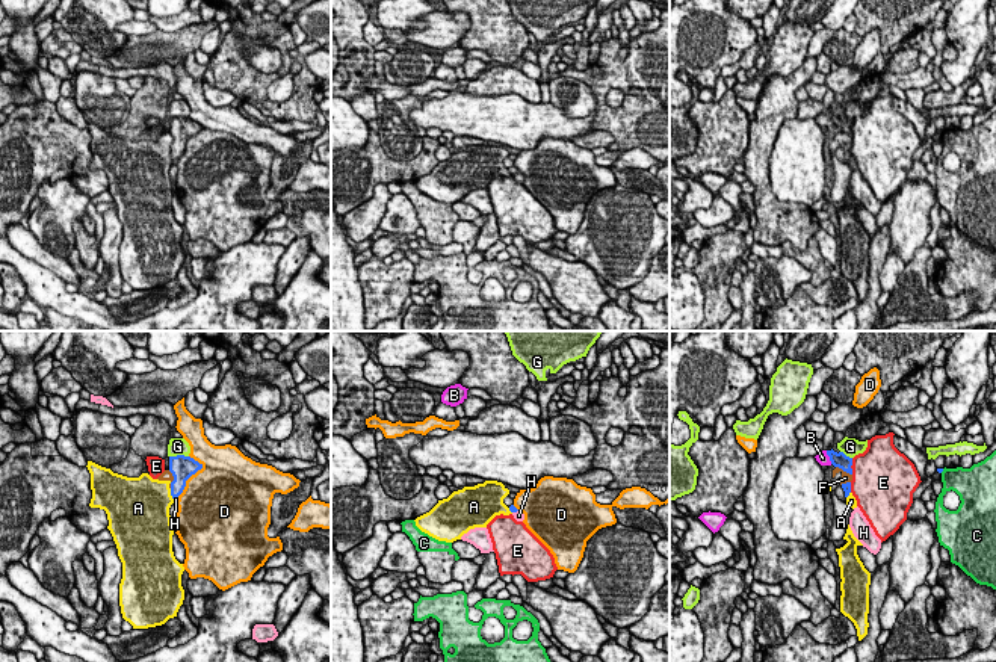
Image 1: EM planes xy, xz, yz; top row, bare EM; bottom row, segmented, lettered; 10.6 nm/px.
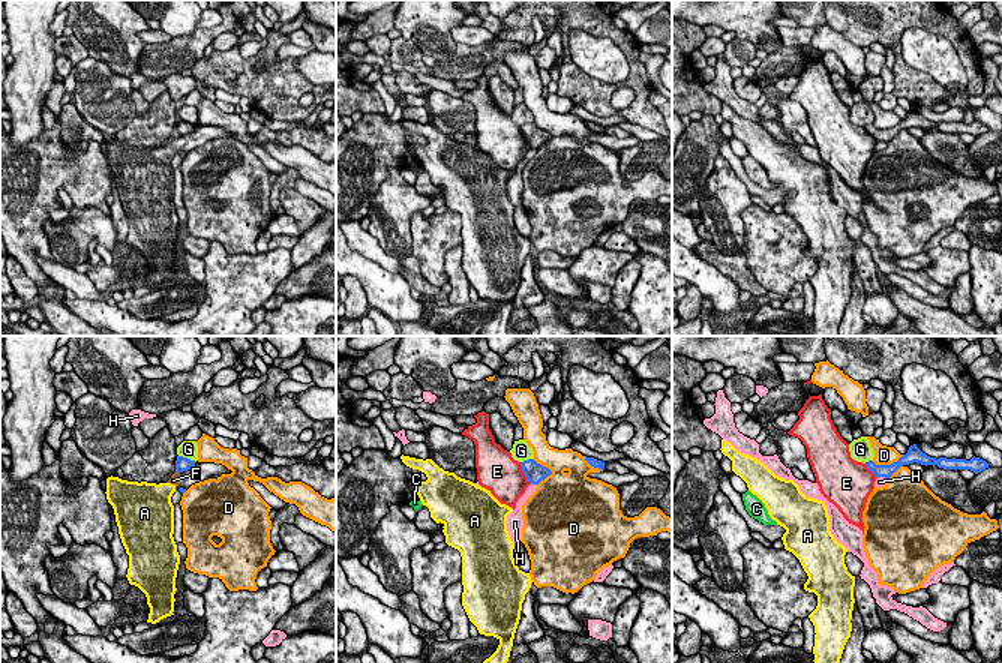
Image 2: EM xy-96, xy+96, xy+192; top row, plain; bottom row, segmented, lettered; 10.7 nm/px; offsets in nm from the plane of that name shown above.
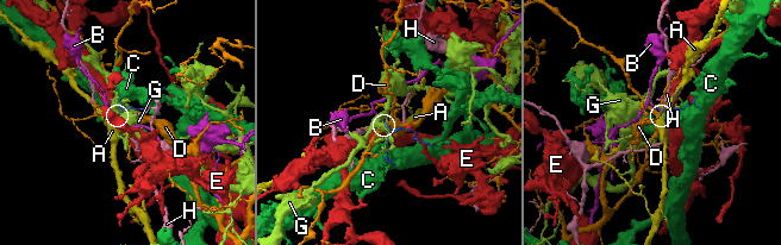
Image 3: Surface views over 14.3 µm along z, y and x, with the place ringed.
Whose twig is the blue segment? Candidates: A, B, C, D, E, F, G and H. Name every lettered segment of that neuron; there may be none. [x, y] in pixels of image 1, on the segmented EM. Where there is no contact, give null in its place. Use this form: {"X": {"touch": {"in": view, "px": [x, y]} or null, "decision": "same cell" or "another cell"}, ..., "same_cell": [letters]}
{"A": {"touch": {"in": "xy", "px": [171, 494]}, "decision": "another cell"}, "B": {"touch": {"in": "yz", "px": [828, 455]}, "decision": "same cell"}, "C": {"touch": {"in": "yz", "px": [942, 470]}, "decision": "another cell"}, "D": {"touch": {"in": "xy", "px": [192, 473]}, "decision": "another cell"}, "E": {"touch": {"in": "yz", "px": [851, 464]}, "decision": "another cell"}, "F": {"touch": {"in": "yz", "px": [844, 470]}, "decision": "another cell"}, "G": {"touch": {"in": "xy", "px": [179, 455]}, "decision": "another cell"}, "H": {"touch": {"in": "xz", "px": [514, 511]}, "decision": "another cell"}, "same_cell": ["B"]}

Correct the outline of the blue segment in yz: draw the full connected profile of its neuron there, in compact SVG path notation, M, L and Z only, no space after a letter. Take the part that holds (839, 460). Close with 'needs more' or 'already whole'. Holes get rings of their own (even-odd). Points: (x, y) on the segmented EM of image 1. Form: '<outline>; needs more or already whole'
M833 449L822 450L815 458L821 466L831 466L833 464L834 467L839 467L843 472L852 475L852 469L851 469L852 458L846 456L843 452L837 453Z; needs more

